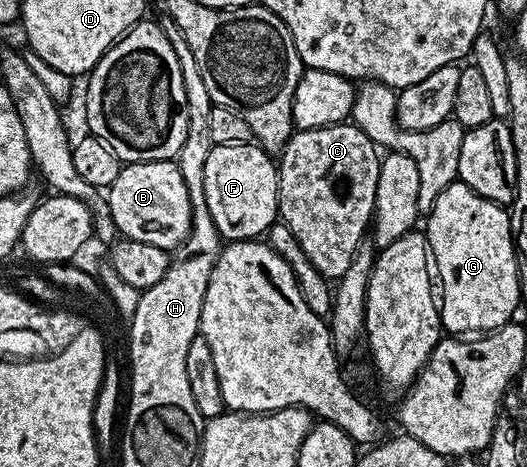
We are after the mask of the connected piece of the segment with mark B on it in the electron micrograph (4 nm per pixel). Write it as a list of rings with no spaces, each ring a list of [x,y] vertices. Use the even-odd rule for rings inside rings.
[[[175,160],[129,162],[106,198],[115,230],[127,240],[149,243],[166,252],[177,250],[191,229],[191,197]]]

